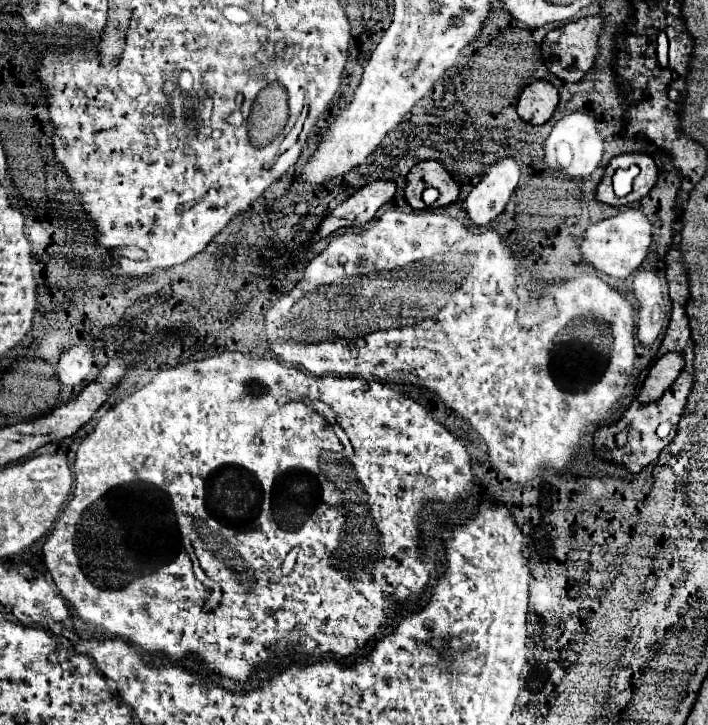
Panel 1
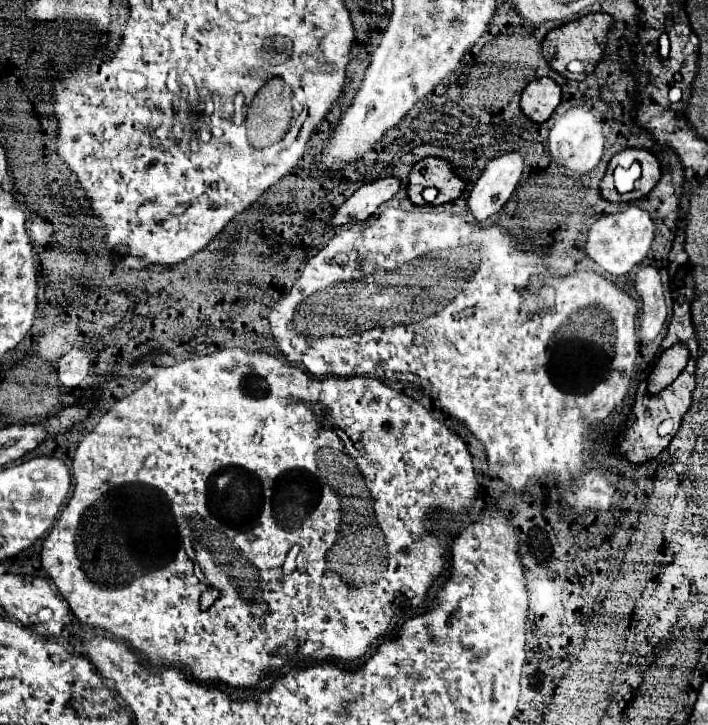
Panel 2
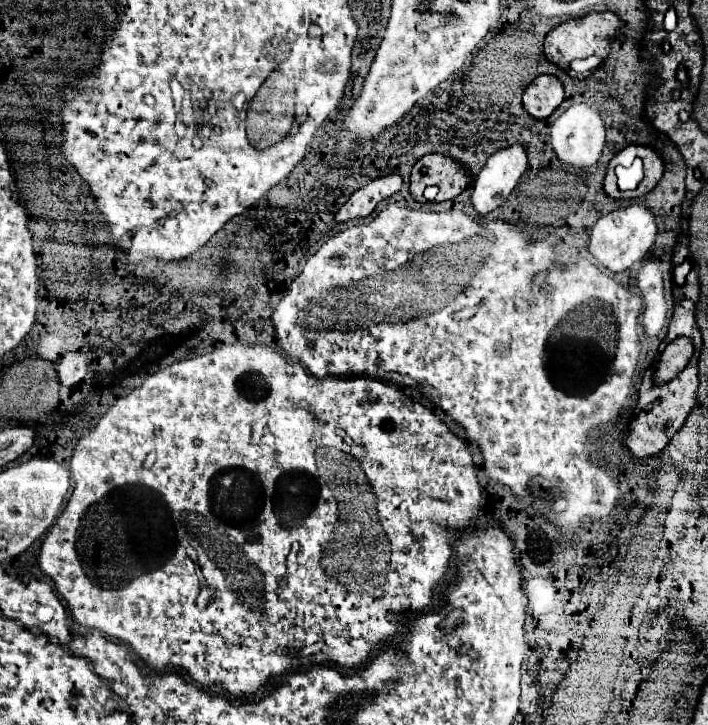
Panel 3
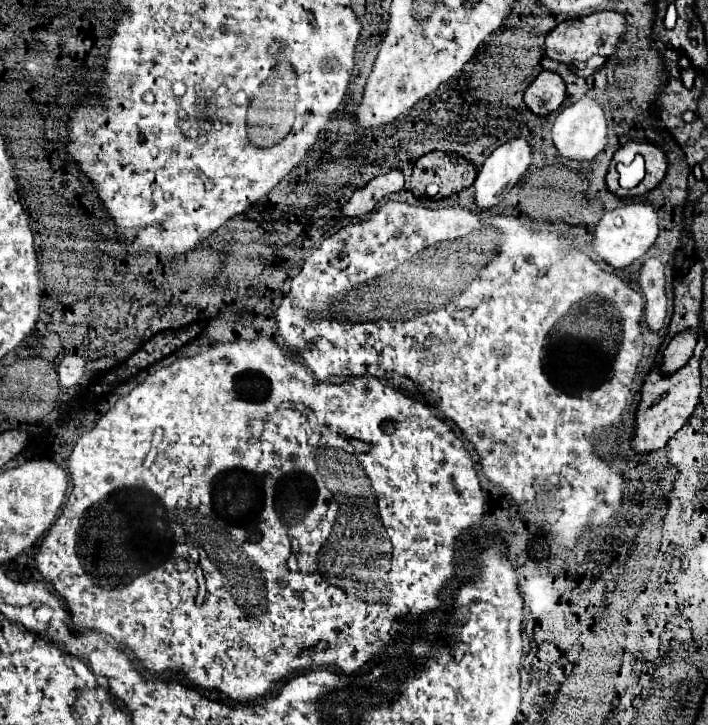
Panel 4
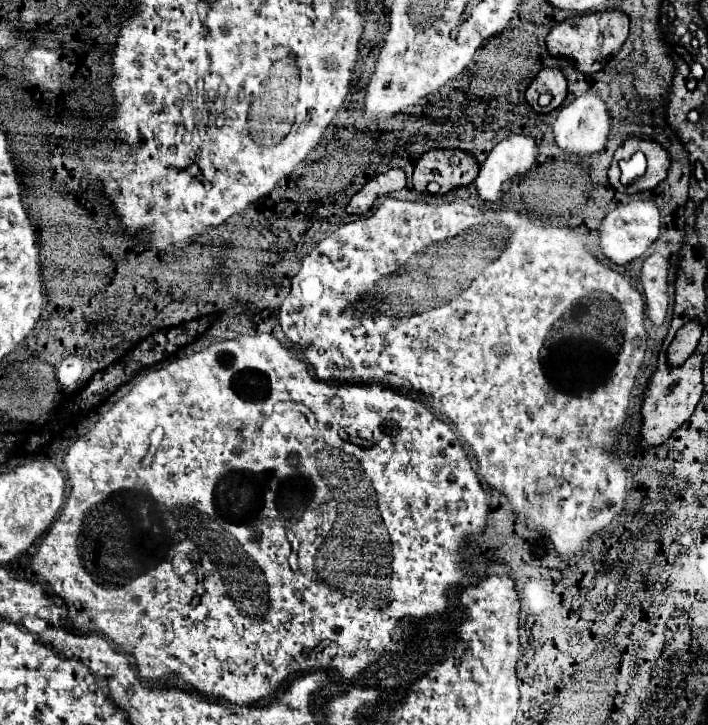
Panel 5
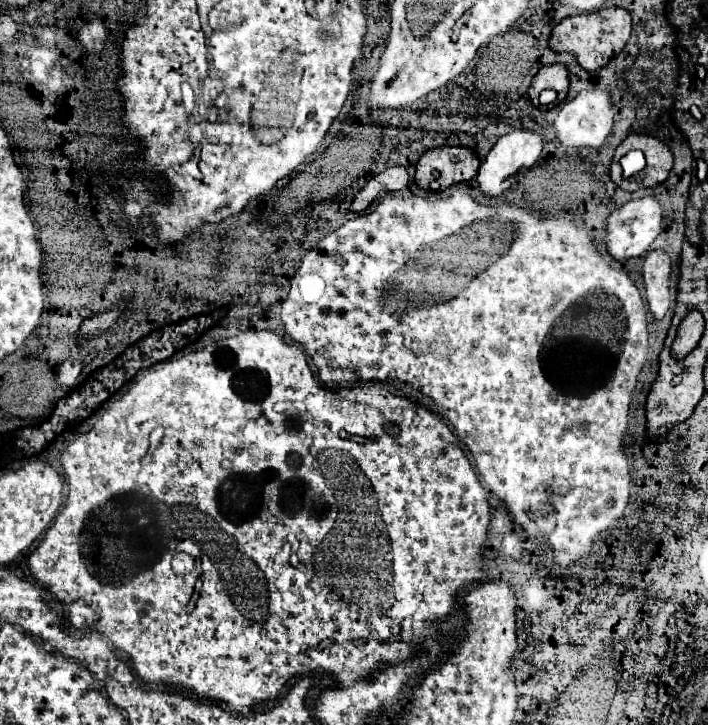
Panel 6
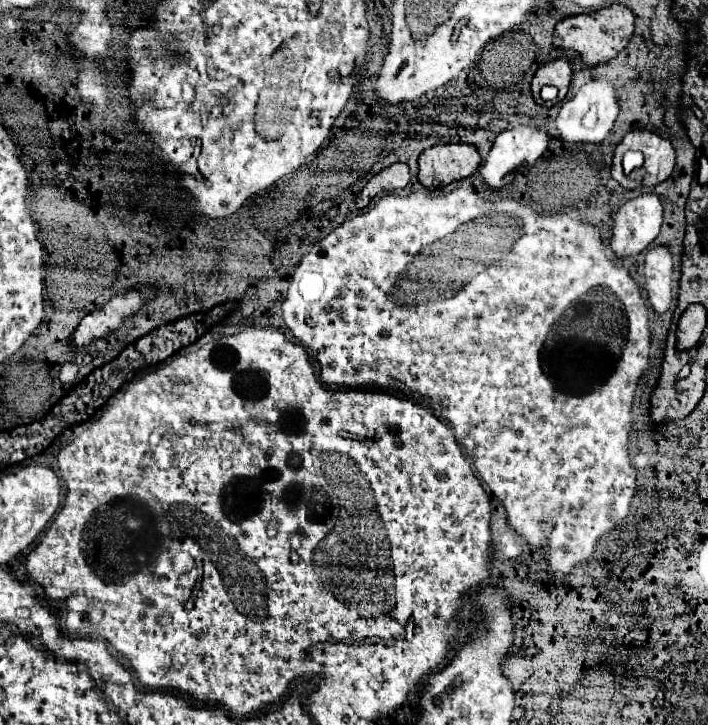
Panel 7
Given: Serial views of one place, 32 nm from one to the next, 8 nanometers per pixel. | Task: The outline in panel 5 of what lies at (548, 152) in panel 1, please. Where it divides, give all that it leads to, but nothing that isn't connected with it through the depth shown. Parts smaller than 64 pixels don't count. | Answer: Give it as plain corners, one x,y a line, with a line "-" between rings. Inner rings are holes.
588,90
586,94
578,96
574,102
560,108
560,114
554,122
554,136
562,150
574,152
578,156
590,156
604,148
606,138
610,132
610,110
606,100
600,94

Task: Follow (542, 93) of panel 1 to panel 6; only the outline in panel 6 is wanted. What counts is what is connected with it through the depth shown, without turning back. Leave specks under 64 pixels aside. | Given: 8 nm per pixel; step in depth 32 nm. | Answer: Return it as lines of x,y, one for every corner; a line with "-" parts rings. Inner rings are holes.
548,64
548,66
542,66
542,68
538,70
538,74
536,74
534,80
532,80
532,86
530,86
528,94
530,94
530,100
532,100
536,106
540,106
538,94
540,94
544,88
554,88
554,90
558,92
558,100
554,102
554,106
556,106
556,104
560,104
560,102
566,98
566,94
568,94
568,84
570,84
568,68
566,68
564,64

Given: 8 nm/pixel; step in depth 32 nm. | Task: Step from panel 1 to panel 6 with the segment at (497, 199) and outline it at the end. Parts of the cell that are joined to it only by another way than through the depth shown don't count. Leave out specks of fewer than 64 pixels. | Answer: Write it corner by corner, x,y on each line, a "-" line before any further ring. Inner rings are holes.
518,128
500,136
478,170
480,190
488,196
500,196
504,190
504,180
530,168
540,158
542,150
542,134
536,134
530,128

